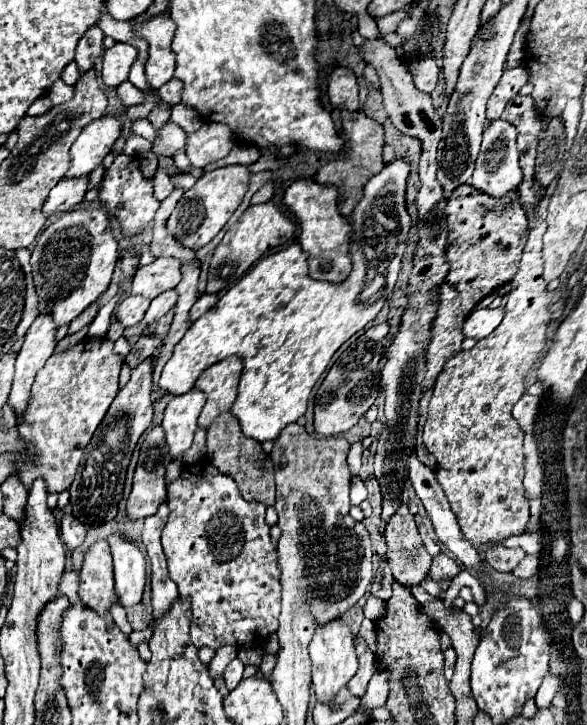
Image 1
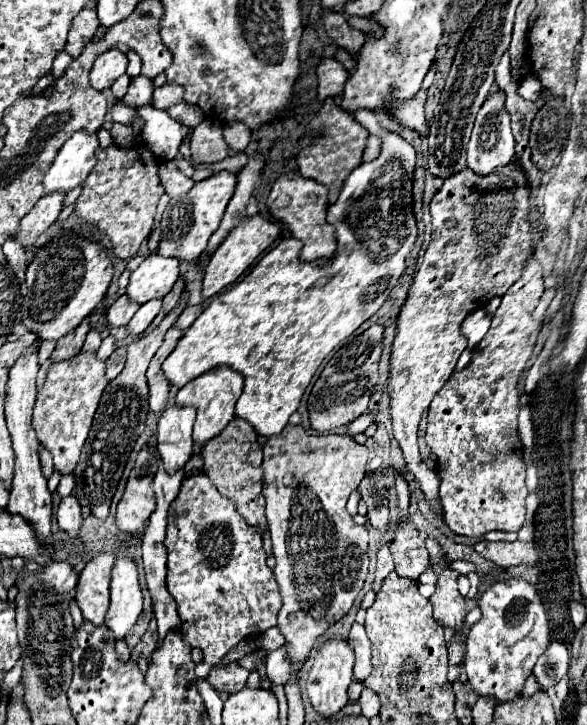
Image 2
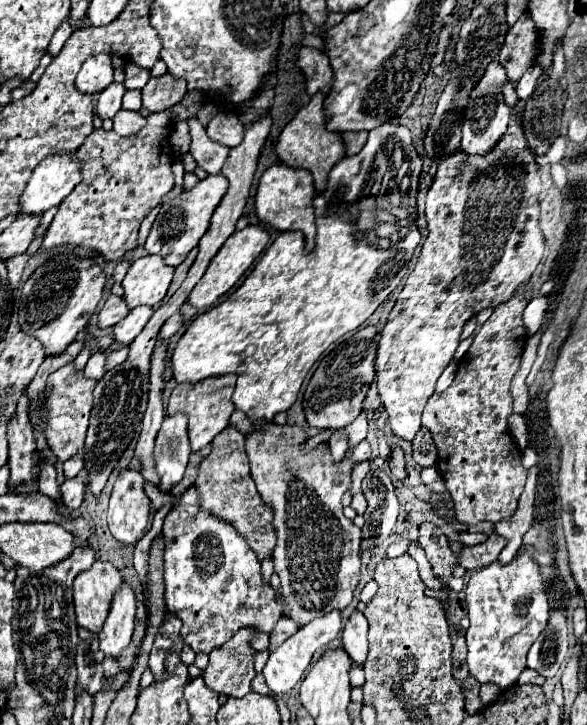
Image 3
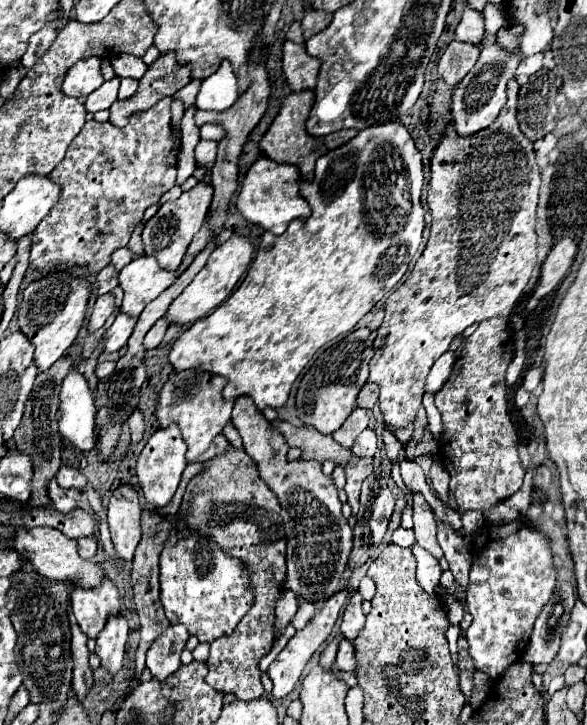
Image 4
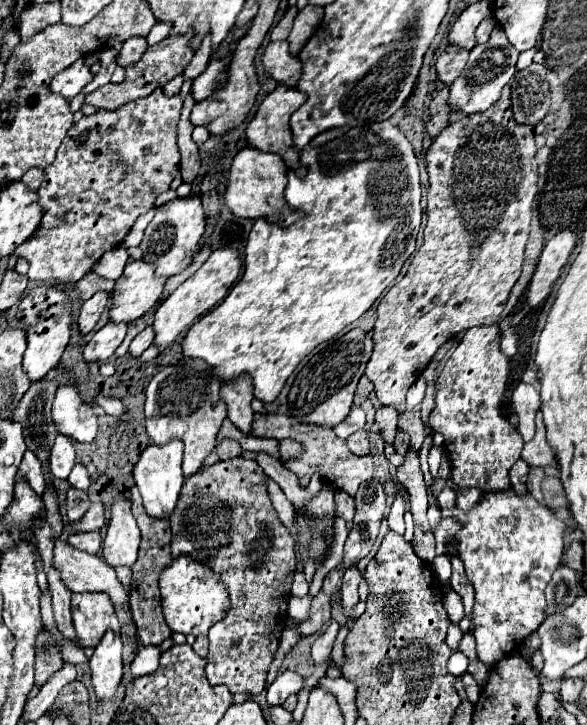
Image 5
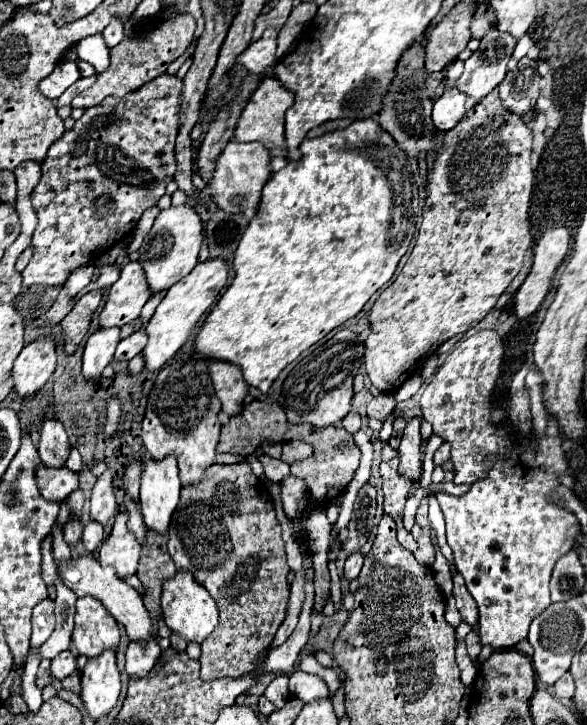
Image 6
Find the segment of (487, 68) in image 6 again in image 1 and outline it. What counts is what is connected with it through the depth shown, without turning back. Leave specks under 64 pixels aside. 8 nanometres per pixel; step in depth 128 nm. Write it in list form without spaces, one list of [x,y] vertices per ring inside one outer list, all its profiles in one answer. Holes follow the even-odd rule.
[[[496,118],[492,120],[482,134],[482,144],[480,144],[480,152],[476,158],[476,168],[474,174],[470,178],[470,184],[486,194],[492,196],[502,196],[514,188],[518,188],[518,184],[522,182],[522,170],[518,164],[518,150],[516,150],[516,128],[502,120]]]

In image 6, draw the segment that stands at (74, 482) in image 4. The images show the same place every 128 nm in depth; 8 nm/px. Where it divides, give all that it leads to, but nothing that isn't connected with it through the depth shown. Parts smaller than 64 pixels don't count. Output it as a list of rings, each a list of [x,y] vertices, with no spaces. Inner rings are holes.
[[[44,418],[40,428],[40,440],[38,440],[40,460],[50,468],[62,468],[68,458],[68,448],[70,442],[62,422],[58,422],[56,418]]]

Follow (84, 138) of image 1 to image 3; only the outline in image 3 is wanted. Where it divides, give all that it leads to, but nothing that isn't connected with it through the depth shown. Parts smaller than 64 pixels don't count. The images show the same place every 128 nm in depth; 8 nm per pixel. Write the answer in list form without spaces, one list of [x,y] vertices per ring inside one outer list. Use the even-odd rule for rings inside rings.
[[[72,154],[68,156],[48,156],[40,162],[32,178],[28,180],[18,204],[20,214],[42,214],[48,208],[58,206],[72,188],[80,182],[80,164],[72,162]]]

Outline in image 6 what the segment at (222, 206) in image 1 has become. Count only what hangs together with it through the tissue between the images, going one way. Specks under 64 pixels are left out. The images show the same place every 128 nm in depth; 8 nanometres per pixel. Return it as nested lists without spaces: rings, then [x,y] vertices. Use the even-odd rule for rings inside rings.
[[[170,206],[168,210],[162,210],[152,226],[152,230],[146,234],[142,246],[140,246],[140,264],[146,272],[146,280],[152,294],[168,290],[172,284],[176,284],[182,276],[186,276],[198,262],[198,252],[202,246],[202,220],[198,212],[188,206]]]

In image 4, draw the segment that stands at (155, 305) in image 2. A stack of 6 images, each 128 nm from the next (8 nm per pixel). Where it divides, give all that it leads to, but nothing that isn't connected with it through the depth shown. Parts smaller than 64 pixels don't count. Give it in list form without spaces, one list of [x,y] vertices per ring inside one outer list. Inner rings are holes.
[[[122,312],[116,316],[114,324],[106,330],[104,334],[104,354],[114,354],[118,352],[122,346],[126,346],[126,340],[130,338],[132,330],[134,330],[136,318],[124,316]]]

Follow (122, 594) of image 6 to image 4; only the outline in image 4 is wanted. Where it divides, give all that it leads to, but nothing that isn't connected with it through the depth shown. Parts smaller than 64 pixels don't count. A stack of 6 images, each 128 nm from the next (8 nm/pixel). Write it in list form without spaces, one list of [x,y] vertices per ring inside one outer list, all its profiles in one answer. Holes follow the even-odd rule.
[[[32,528],[28,532],[16,532],[16,552],[22,552],[28,556],[28,560],[32,562],[32,566],[48,580],[54,580],[54,582],[66,582],[70,580],[72,586],[80,584],[84,590],[88,588],[98,588],[104,578],[106,578],[106,572],[102,568],[102,564],[98,562],[92,562],[92,560],[84,560],[80,554],[78,554],[78,546],[76,546],[76,540],[72,538],[66,538],[64,534],[60,534],[56,528]]]

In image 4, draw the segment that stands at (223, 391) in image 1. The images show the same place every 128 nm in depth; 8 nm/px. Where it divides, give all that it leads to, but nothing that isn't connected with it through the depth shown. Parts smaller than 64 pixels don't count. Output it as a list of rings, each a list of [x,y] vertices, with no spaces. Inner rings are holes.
[[[200,368],[184,370],[184,372],[174,370],[158,392],[156,412],[154,412],[156,420],[158,420],[158,428],[166,428],[170,424],[180,426],[182,438],[188,444],[188,452],[186,452],[188,462],[194,462],[198,456],[202,456],[208,450],[208,446],[212,444],[212,440],[230,422],[234,402],[224,400],[224,396],[222,396],[224,382],[226,380],[222,376],[204,372]]]

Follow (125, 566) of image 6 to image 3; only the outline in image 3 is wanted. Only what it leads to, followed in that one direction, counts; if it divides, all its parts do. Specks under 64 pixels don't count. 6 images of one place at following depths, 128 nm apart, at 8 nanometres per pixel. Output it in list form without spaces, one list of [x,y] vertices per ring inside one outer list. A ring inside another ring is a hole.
[[[122,470],[108,508],[108,528],[112,536],[124,546],[134,546],[148,526],[148,496],[144,492],[144,478],[136,470]]]

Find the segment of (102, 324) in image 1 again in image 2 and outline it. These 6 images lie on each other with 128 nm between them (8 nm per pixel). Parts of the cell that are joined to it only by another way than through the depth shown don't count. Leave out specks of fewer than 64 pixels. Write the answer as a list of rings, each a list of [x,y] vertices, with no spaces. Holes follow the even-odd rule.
[[[90,330],[90,332],[88,332],[88,336],[86,336],[86,340],[84,340],[82,352],[94,352],[94,350],[98,350],[100,342],[102,342],[100,330]]]

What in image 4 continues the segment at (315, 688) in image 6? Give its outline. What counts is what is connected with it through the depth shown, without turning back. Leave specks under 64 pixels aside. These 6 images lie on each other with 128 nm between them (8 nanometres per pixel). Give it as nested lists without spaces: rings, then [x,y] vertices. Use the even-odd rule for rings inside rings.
[[[336,592],[336,596],[328,598],[328,602],[322,606],[322,610],[316,612],[316,616],[306,624],[304,630],[298,630],[298,632],[290,638],[290,642],[286,644],[286,648],[284,648],[284,650],[278,654],[278,658],[270,664],[268,676],[270,676],[272,682],[274,682],[274,690],[272,690],[272,696],[274,696],[274,698],[280,700],[280,698],[284,698],[284,696],[288,696],[288,694],[292,692],[292,688],[296,686],[296,682],[298,682],[298,678],[300,678],[300,674],[302,674],[302,668],[306,666],[306,662],[308,662],[310,656],[314,654],[314,648],[318,648],[318,646],[330,636],[332,626],[334,626],[336,618],[338,618],[342,606],[346,604],[346,598],[348,598],[348,592]]]

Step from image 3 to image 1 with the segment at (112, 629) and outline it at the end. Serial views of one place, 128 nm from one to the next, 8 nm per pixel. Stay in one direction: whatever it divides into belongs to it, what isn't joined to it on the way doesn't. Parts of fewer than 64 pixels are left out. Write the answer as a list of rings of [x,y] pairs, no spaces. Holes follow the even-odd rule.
[[[114,534],[108,538],[114,558],[114,580],[116,580],[116,596],[124,610],[132,610],[142,600],[144,580],[146,580],[146,562],[142,552],[134,542],[124,540]]]

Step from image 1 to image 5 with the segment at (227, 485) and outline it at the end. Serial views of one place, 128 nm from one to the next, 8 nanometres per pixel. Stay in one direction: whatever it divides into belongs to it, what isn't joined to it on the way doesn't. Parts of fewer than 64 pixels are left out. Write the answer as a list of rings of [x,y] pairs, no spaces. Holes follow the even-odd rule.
[[[180,556],[168,566],[160,576],[160,596],[162,596],[162,610],[166,624],[172,632],[206,636],[208,628],[224,618],[228,610],[228,592],[218,582],[218,576],[210,572],[210,568],[194,562],[186,556]]]

